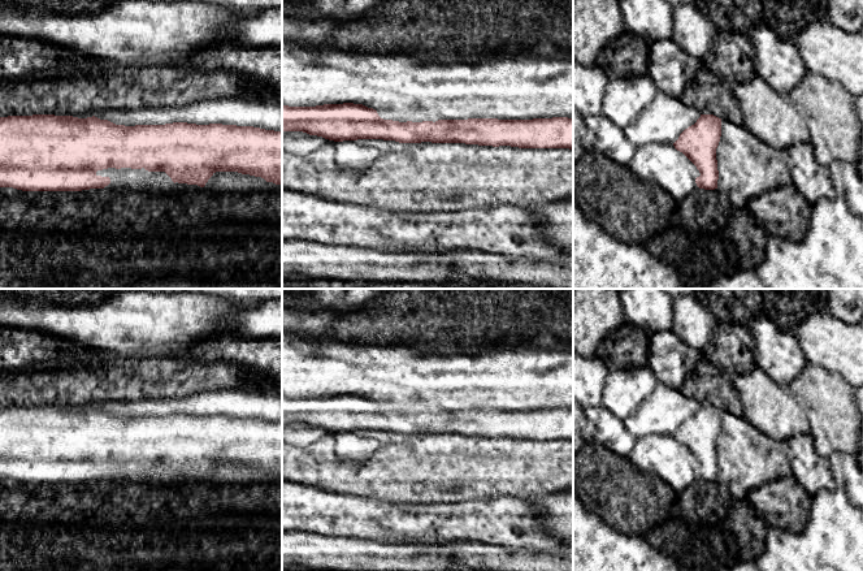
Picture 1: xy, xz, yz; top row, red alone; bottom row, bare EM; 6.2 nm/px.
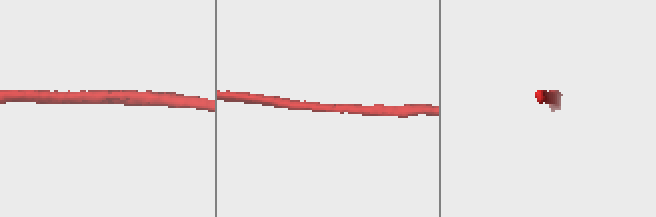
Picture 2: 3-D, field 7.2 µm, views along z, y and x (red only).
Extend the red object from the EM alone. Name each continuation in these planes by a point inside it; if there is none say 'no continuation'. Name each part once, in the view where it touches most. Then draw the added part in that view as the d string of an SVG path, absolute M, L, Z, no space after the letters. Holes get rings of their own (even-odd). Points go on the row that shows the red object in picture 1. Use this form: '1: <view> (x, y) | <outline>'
1: xy (125, 177) | M108 168L103 170L97 170L96 176L101 177L109 177L110 183L105 186L104 189L108 190L118 190L122 187L129 187L131 190L142 190L142 186L148 177L148 170L144 168L142 169L131 169L131 168Z

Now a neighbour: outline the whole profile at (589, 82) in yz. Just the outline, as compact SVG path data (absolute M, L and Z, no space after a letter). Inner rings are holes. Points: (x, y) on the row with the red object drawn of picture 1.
M573 60L573 108L584 118L602 114L608 78L597 65L586 66Z

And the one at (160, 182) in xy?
M149 172L142 186L142 190L147 193L157 193L161 195L182 193L179 187L174 186L174 182L165 172Z

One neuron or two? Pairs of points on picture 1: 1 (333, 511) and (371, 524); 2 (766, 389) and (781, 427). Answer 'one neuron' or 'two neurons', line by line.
1: one neuron
2: one neuron

